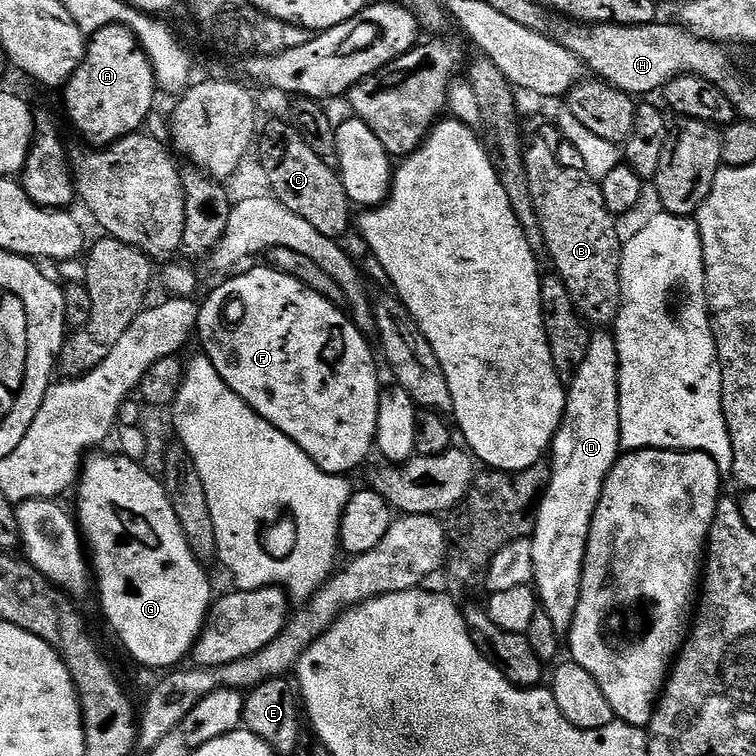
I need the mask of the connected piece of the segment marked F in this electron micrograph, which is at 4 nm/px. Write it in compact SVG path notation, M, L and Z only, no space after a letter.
M264 266L264 268L252 268L241 276L232 276L225 284L218 285L205 300L202 300L195 330L195 335L198 340L200 336L200 344L204 347L201 348L203 355L208 357L214 370L218 370L222 382L226 382L226 386L230 386L230 390L234 390L234 394L242 397L261 418L291 438L321 470L335 476L349 474L348 472L354 471L368 455L373 455L378 426L378 402L382 391L380 376L376 373L376 360L372 357L372 348L368 345L367 338L364 337L367 335L357 328L343 311L342 313L340 311L337 305L322 298L322 294L314 294L314 290L302 286L298 278L290 278L271 266Z

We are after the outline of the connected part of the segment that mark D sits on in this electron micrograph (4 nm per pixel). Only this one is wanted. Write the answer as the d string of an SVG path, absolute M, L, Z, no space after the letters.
M611 331L591 333L586 358L567 385L568 401L556 437L552 439L552 477L540 509L531 541L534 550L532 579L539 607L550 614L554 630L567 634L580 605L580 583L588 535L608 472L621 455L620 447L620 363L616 338Z

